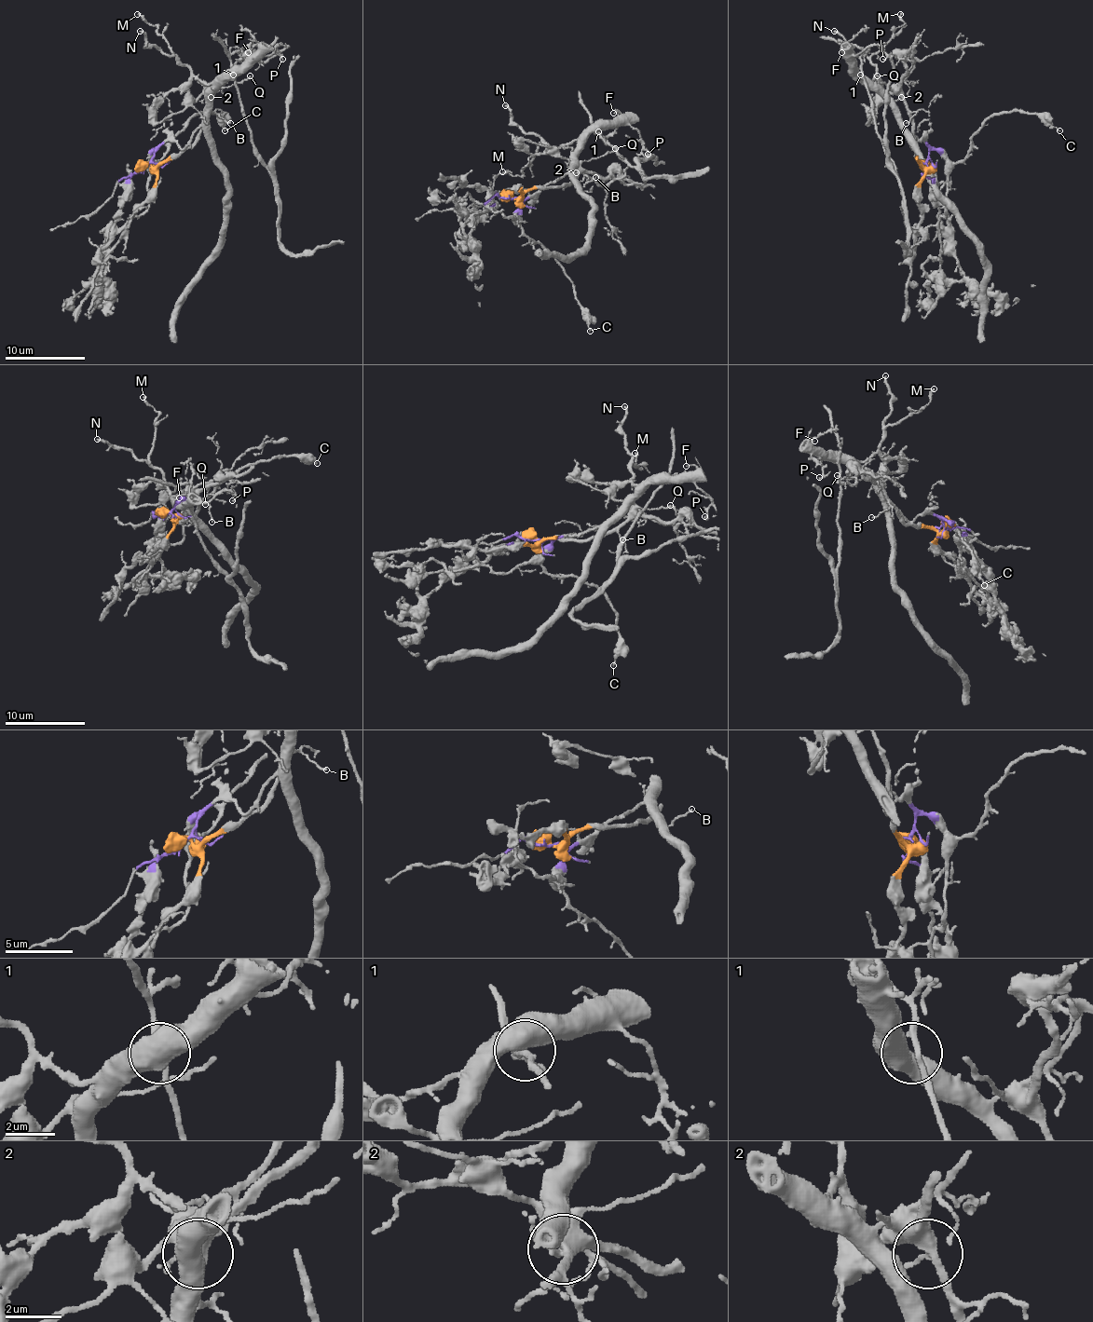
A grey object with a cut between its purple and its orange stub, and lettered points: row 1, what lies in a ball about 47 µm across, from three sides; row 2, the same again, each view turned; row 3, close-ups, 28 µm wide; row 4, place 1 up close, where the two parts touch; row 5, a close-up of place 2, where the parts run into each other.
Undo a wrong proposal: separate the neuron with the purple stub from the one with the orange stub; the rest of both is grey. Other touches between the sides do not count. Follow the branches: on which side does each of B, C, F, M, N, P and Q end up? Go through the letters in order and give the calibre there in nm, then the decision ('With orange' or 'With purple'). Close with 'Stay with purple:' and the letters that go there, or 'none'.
B: Thickness 140 nm. With orange
C: Thickness 140 nm. With purple
F: Thickness 100 nm. With purple
M: Thickness 240 nm. With purple
N: Thickness 240 nm. With purple
P: Thickness 140 nm. With purple
Q: Thickness 180 nm. With orange
Stay with purple: C, F, M, N, P

